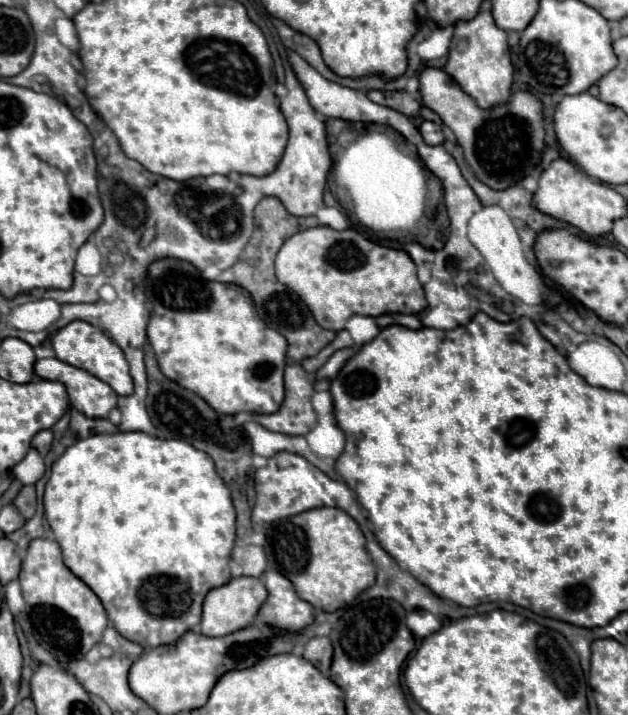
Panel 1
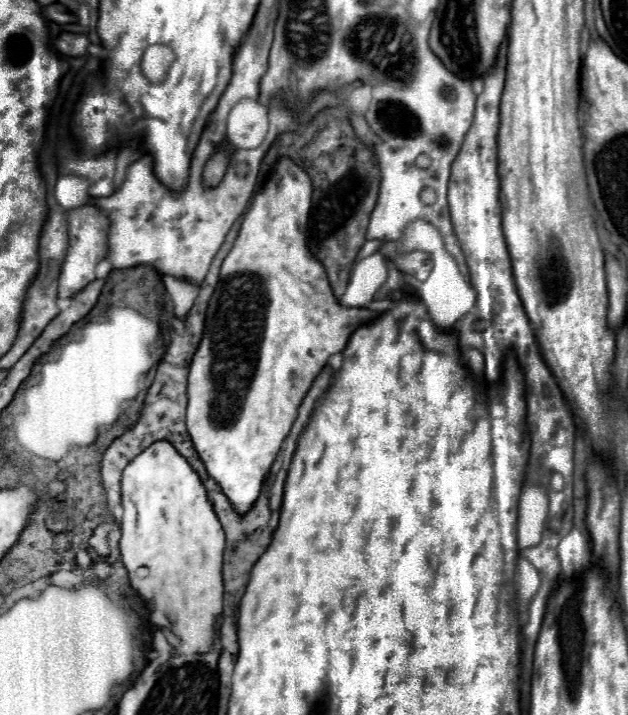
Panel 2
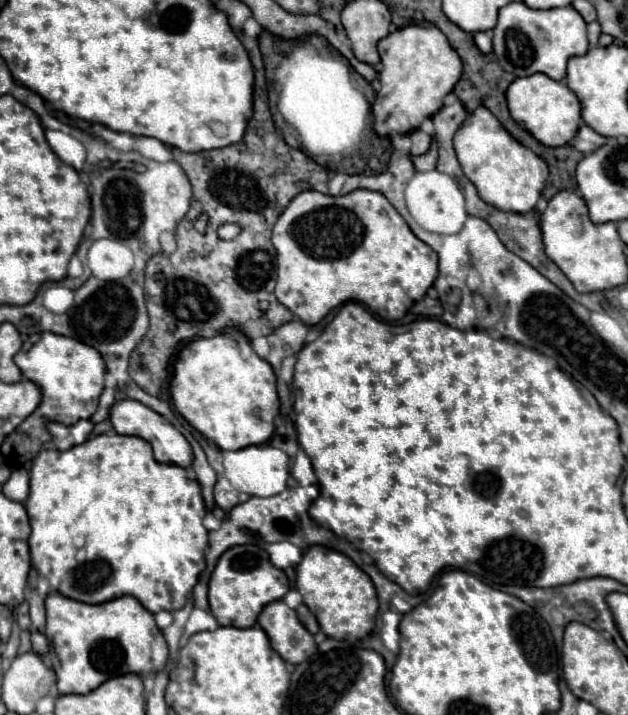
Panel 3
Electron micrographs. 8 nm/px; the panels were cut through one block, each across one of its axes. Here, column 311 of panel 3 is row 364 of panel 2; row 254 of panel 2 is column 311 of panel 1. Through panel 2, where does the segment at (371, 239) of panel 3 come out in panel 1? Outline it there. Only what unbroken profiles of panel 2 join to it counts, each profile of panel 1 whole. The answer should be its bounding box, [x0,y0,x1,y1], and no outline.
[276,226,428,330]

